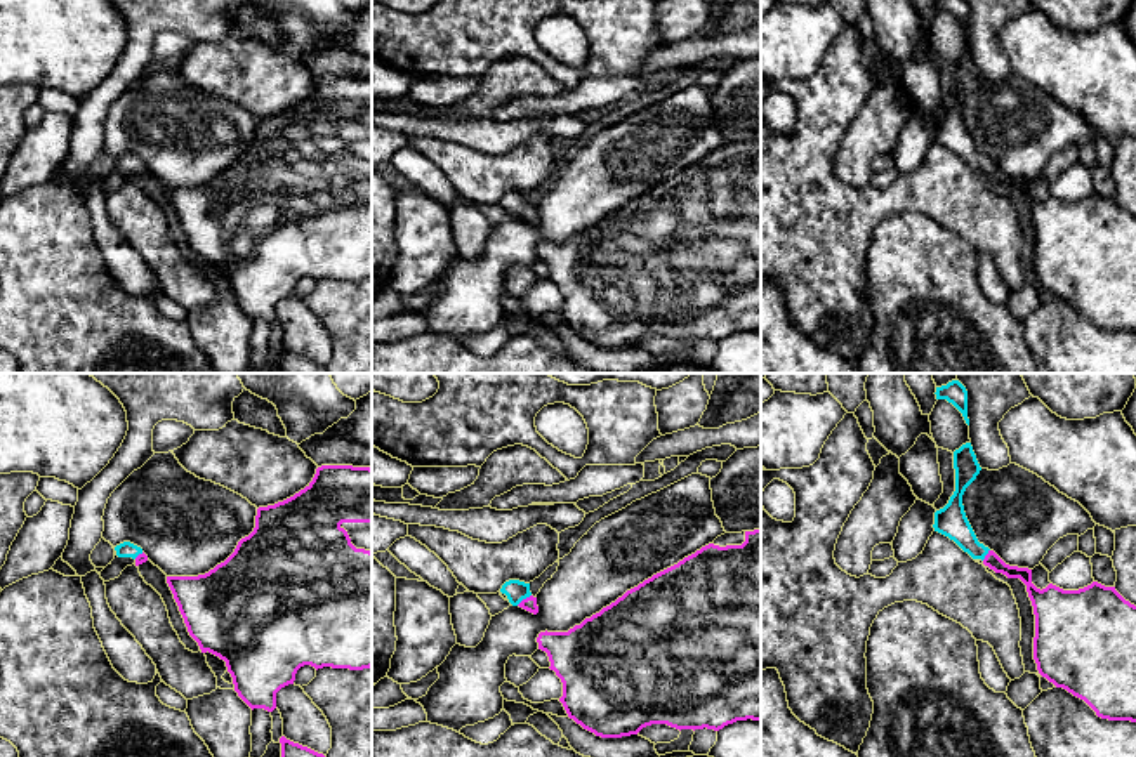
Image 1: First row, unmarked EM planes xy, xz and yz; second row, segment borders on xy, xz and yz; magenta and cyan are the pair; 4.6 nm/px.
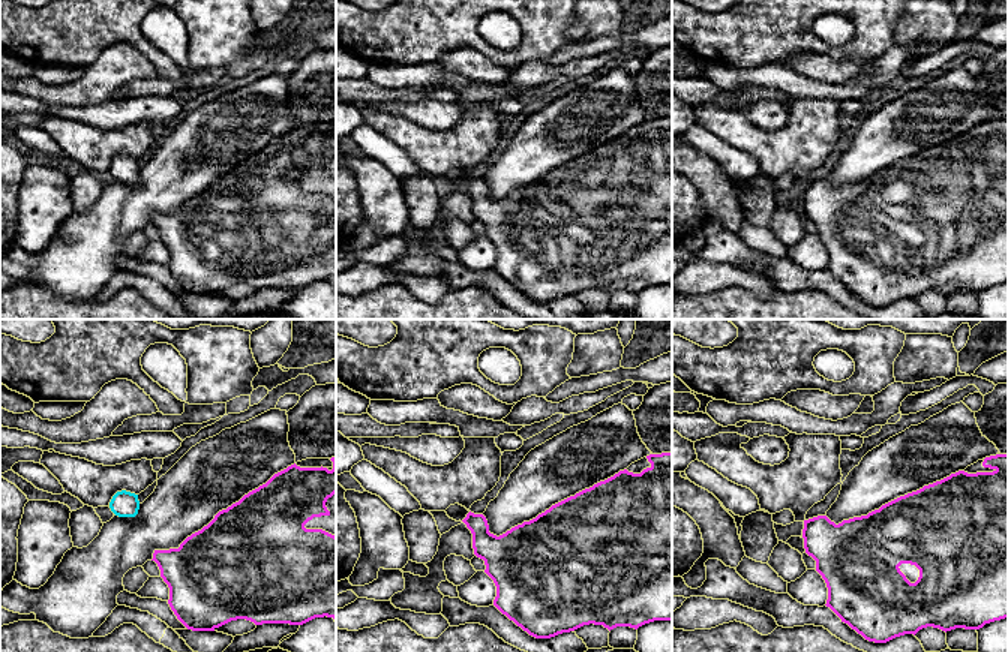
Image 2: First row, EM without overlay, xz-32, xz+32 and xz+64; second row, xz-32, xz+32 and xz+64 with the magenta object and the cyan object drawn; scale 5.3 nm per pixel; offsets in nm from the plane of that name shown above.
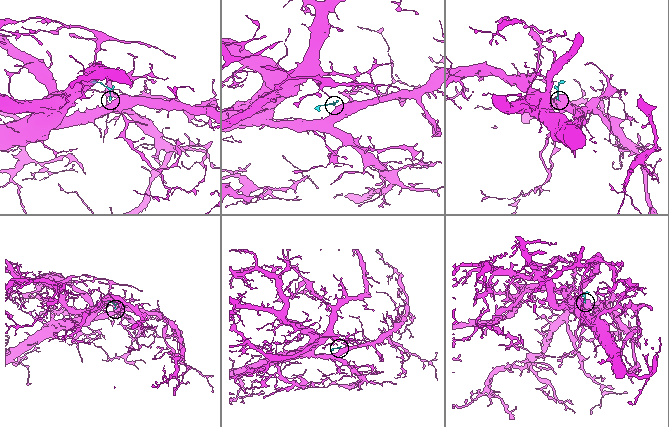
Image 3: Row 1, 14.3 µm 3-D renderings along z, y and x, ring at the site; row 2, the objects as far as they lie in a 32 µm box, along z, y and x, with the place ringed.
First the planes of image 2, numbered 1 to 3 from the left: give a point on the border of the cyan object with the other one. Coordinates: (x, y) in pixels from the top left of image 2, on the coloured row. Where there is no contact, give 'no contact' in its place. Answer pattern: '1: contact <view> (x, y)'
1: no contact
2: no contact
3: no contact

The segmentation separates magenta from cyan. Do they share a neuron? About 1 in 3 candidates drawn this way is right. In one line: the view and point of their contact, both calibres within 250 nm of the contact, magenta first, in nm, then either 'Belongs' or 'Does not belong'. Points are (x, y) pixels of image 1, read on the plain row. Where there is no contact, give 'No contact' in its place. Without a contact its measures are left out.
Touches magenta at xz (523, 210). Thickness 60 nm (magenta) against 100 nm. Belongs

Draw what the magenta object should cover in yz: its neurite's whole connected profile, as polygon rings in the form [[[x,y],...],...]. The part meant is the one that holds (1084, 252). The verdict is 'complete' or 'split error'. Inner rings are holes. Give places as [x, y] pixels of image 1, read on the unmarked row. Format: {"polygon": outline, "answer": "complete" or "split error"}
{"polygon": [[[971,54],[954,63],[955,102],[948,115],[935,123],[935,142],[954,151],[973,170],[1007,189],[1020,189],[1027,196],[1035,226],[1034,271],[1042,288],[1084,311],[1098,328],[1136,333],[1136,217],[1126,212],[1115,198],[1098,193],[1063,201],[1053,194],[1037,200],[1032,181],[1006,175],[994,161],[978,153],[962,116],[966,99],[976,90],[981,78]]], "answer": "split error"}

